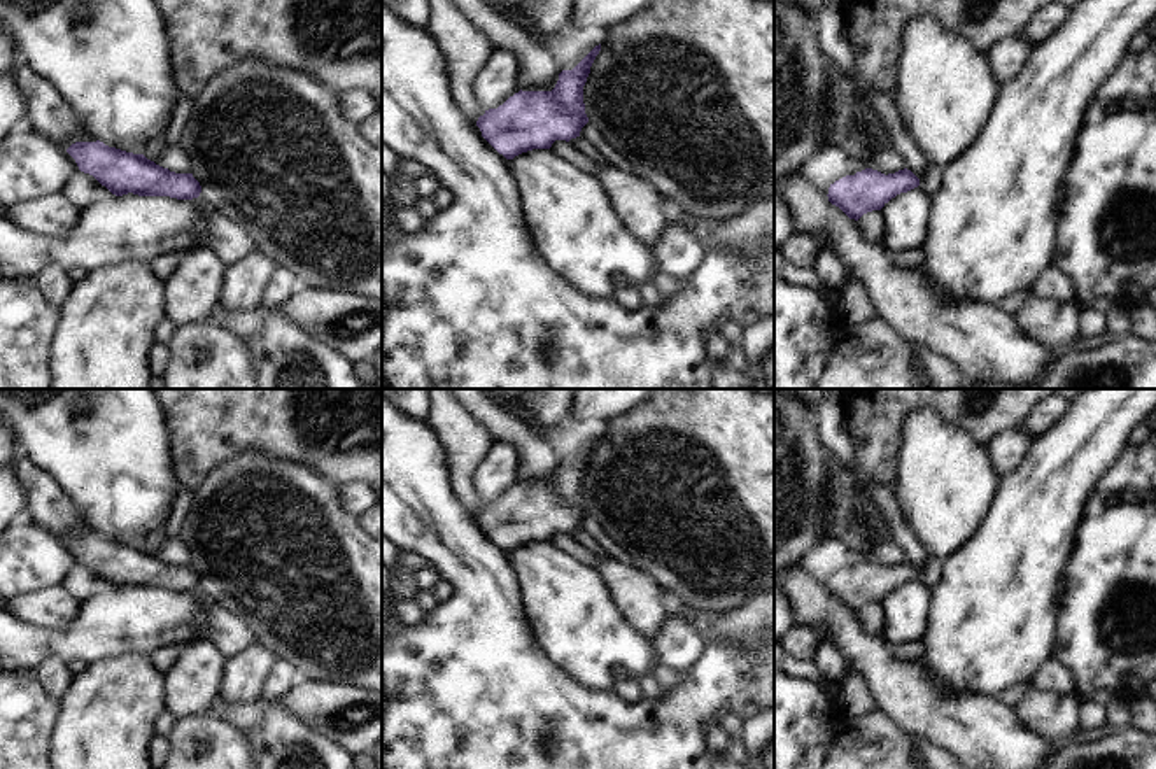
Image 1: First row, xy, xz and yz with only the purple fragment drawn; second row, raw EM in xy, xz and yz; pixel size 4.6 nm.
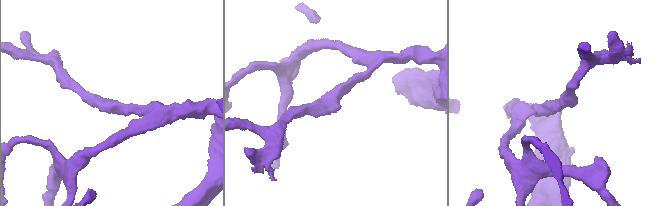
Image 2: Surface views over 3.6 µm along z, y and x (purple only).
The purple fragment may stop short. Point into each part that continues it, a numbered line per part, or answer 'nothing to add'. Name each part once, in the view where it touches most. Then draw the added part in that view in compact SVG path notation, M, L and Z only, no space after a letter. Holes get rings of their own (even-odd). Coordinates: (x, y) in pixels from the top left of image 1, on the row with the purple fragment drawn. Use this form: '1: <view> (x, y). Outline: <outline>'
nothing to add.

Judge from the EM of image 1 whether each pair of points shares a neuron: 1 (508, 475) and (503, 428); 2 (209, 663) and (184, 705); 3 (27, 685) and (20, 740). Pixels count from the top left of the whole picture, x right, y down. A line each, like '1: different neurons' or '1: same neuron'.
1: different neurons
2: same neuron
3: same neuron

